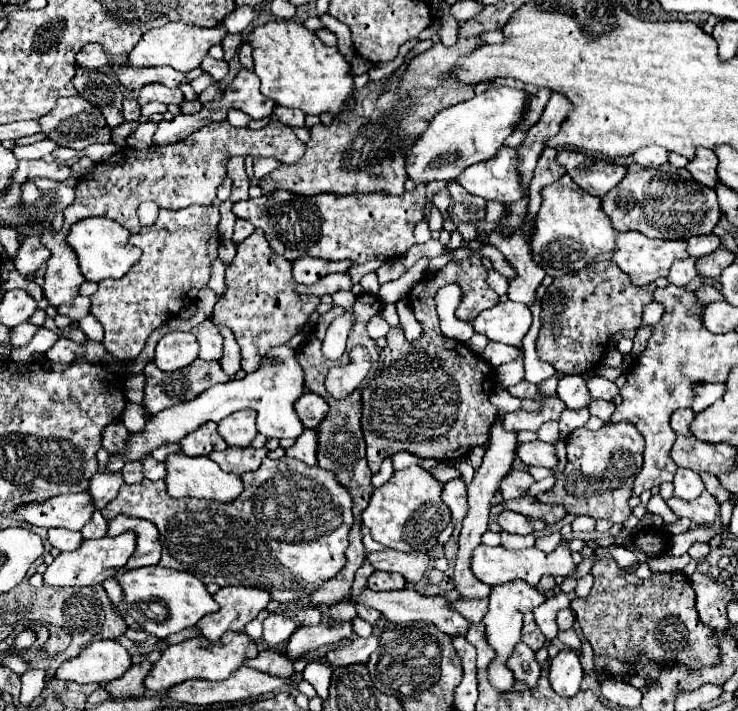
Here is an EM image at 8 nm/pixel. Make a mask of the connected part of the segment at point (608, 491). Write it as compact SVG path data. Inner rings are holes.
M611 423L599 431L587 431L585 427L573 431L567 439L567 465L557 477L555 485L547 493L539 493L543 503L561 503L569 513L591 515L595 519L611 519L613 523L625 523L631 515L627 505L633 495L633 481L643 465L643 437L633 423Z

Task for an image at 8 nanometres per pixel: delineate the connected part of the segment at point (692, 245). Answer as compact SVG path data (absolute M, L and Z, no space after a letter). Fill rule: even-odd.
M715 233L695 235L695 237L689 237L687 251L691 257L703 257L703 255L709 255L711 251L719 249L719 245L721 245L721 239Z

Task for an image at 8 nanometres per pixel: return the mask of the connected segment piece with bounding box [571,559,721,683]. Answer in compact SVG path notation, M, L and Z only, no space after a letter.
M595 559L591 569L595 583L591 593L585 599L573 599L571 609L577 617L577 623L581 625L581 631L585 639L591 643L595 657L609 657L619 659L625 665L625 675L611 675L615 681L625 681L627 677L635 675L635 669L639 665L639 657L647 655L649 661L653 661L657 667L665 665L685 665L689 671L699 671L707 665L721 663L719 655L719 635L709 625L699 625L697 609L695 609L695 591L689 583L689 579L683 573L653 573L651 579L645 579L643 585L635 587L629 585L621 575L613 559Z

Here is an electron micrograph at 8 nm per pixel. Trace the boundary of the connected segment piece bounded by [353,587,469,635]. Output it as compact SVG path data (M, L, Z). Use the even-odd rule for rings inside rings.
M365 587L361 591L361 595L357 599L353 599L353 603L377 609L385 619L399 623L399 625L401 623L413 623L413 621L429 621L435 627L439 627L439 631L445 631L447 635L465 635L465 627L469 625L469 621L465 617L461 617L459 613L455 613L447 607L445 597L425 597L413 589L401 589L401 591L391 591L391 593L375 593L369 587Z

